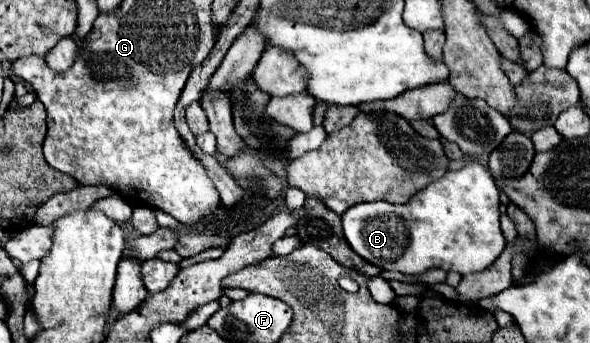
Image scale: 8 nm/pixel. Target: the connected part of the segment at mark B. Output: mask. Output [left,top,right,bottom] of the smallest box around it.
[342,160,506,276]

